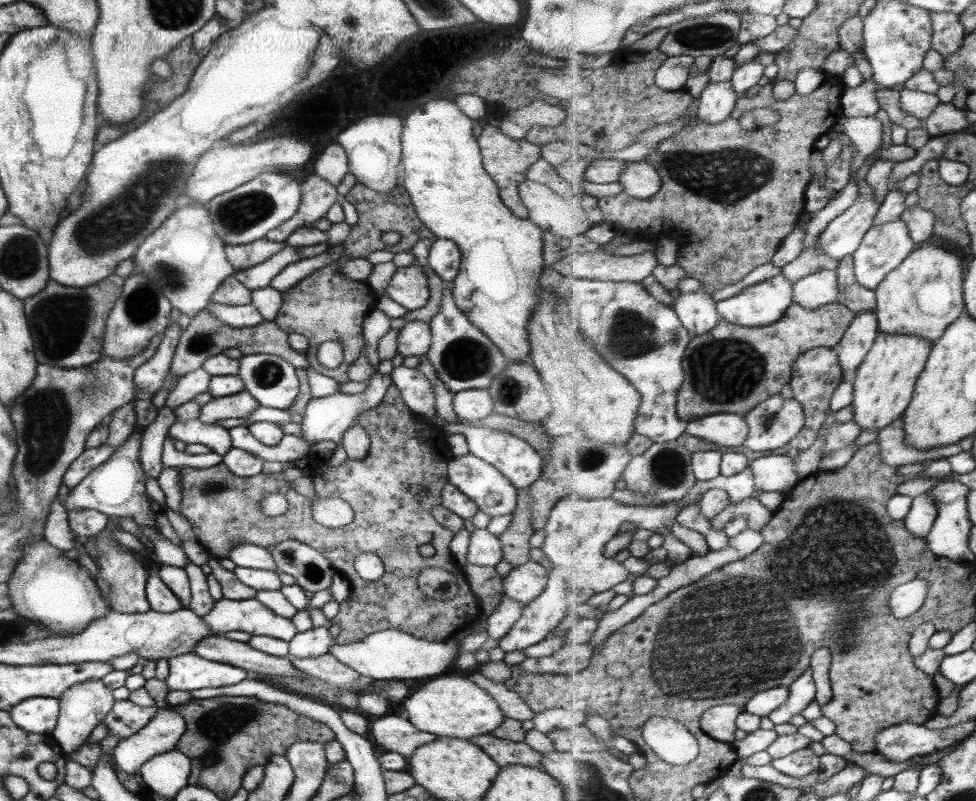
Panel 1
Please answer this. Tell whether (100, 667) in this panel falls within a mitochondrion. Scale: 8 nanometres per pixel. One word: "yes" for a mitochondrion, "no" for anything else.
no

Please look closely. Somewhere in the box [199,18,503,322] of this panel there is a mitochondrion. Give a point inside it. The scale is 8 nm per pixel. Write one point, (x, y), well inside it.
(239, 213)

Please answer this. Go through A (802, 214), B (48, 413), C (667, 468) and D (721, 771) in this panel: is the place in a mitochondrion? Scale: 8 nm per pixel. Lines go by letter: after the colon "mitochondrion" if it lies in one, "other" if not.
A: other
B: mitochondrion
C: mitochondrion
D: other

